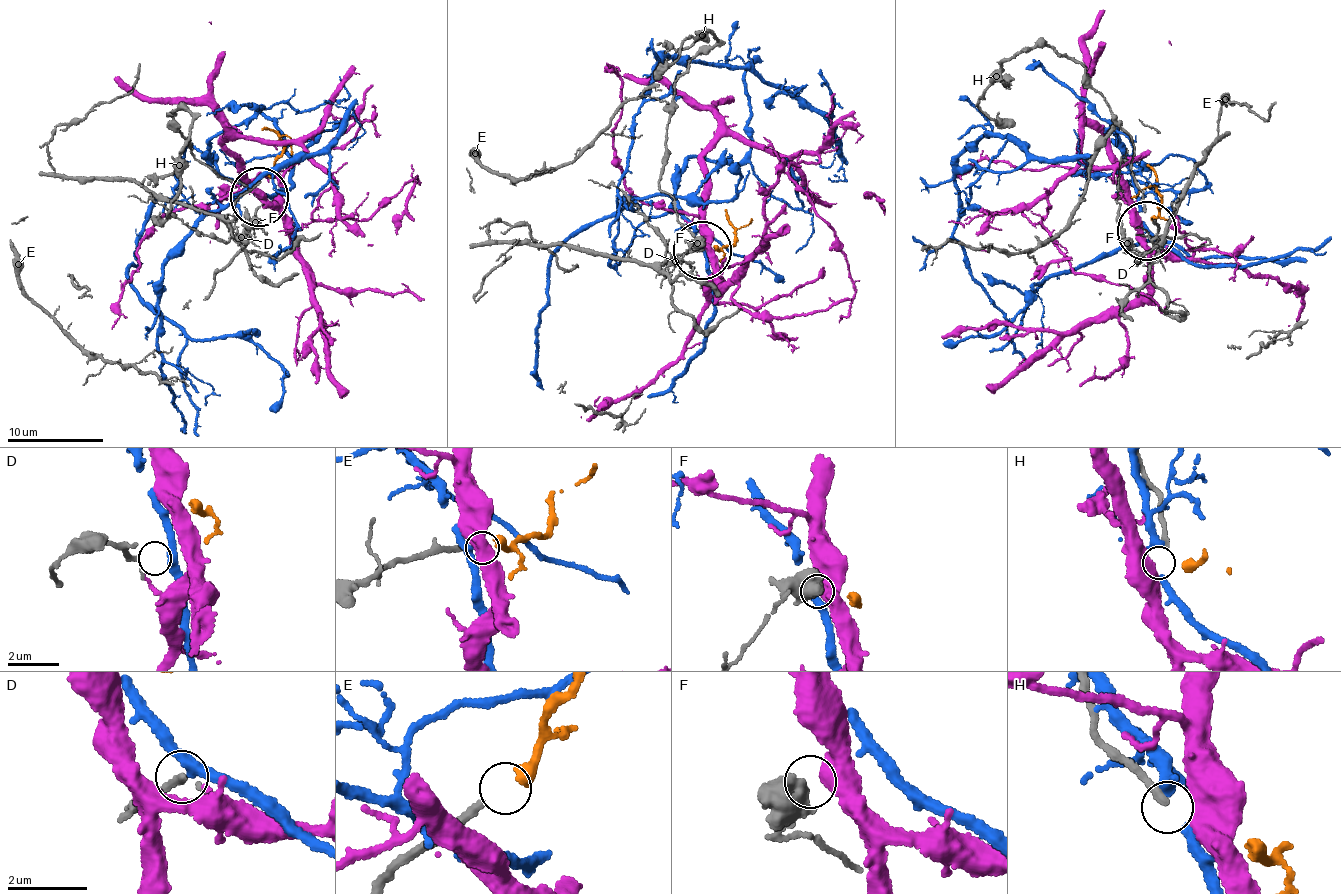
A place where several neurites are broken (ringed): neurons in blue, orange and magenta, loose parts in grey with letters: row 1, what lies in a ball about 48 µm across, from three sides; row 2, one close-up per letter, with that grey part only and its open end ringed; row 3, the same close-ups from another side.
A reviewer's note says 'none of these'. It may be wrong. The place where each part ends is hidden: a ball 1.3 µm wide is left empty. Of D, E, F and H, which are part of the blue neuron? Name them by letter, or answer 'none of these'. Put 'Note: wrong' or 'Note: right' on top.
Note: wrong
D

